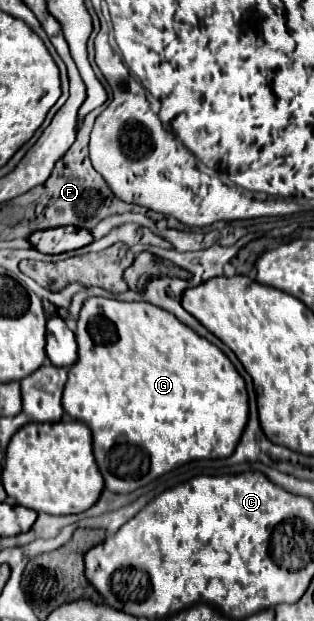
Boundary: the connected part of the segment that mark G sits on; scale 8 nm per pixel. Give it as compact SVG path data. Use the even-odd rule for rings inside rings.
M87 298L83 308L81 308L81 316L77 320L77 344L79 344L79 360L69 368L69 380L65 384L65 392L63 392L63 410L79 422L85 422L91 430L93 436L93 454L95 454L95 462L99 466L99 472L105 478L105 488L111 492L133 492L141 486L147 486L149 482L157 480L159 476L163 476L165 472L171 472L177 466L183 466L187 462L193 460L201 460L201 458L227 458L233 454L239 436L247 424L247 390L245 390L245 382L243 378L235 372L233 364L227 360L227 356L213 346L211 342L203 340L199 334L195 334L191 328L187 328L183 322L179 322L171 312L157 308L153 304L147 302L121 302L121 300L111 300L111 298Z

